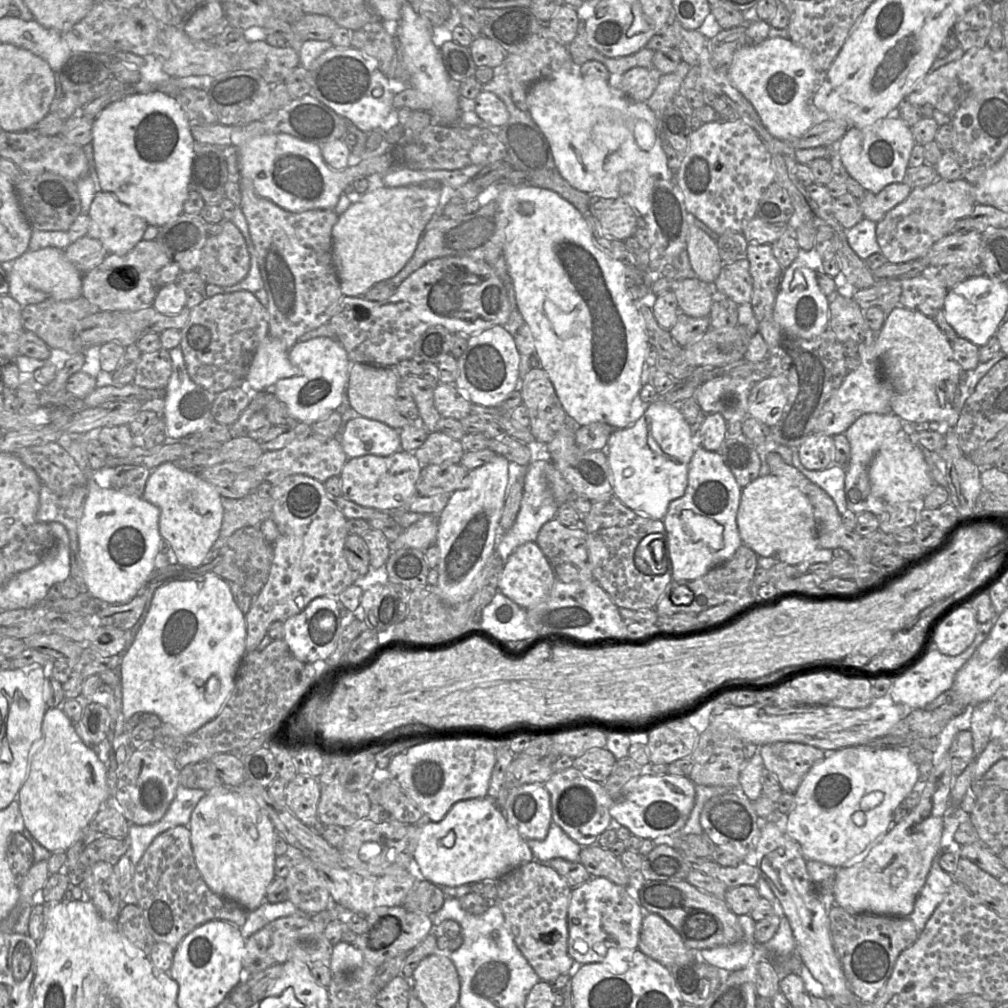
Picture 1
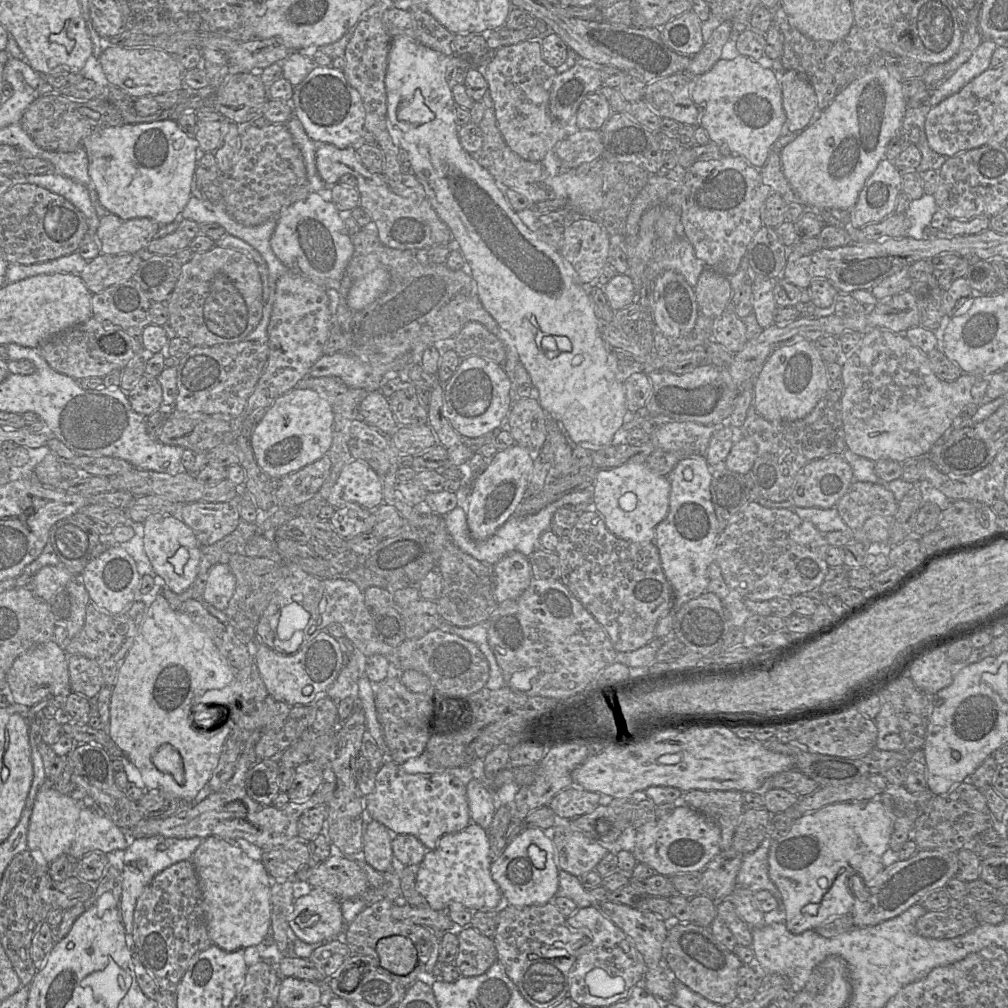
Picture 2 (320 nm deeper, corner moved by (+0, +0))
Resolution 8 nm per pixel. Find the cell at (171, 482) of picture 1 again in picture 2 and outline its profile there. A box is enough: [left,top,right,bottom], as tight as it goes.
[144,514,202,594]

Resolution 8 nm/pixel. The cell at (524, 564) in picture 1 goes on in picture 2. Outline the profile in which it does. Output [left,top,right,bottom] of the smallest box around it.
[491,551,532,604]

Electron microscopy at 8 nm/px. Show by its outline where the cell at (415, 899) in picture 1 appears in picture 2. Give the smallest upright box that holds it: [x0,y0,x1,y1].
[342,898,433,987]

